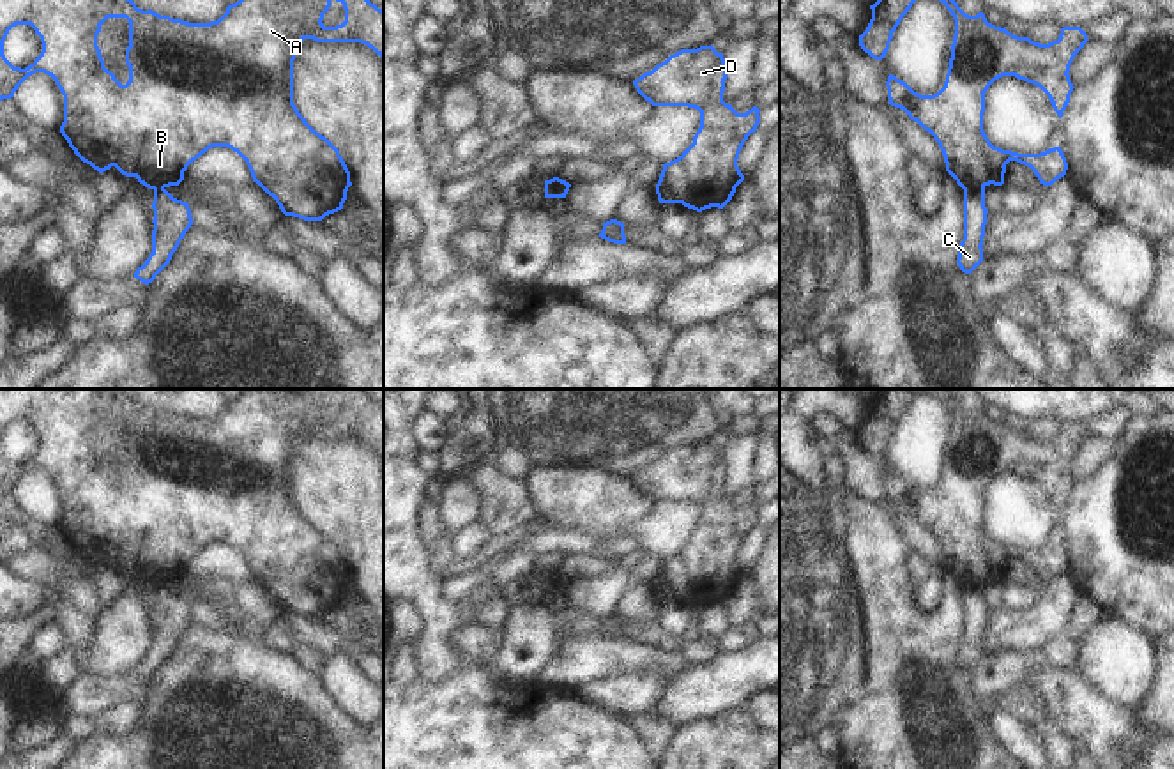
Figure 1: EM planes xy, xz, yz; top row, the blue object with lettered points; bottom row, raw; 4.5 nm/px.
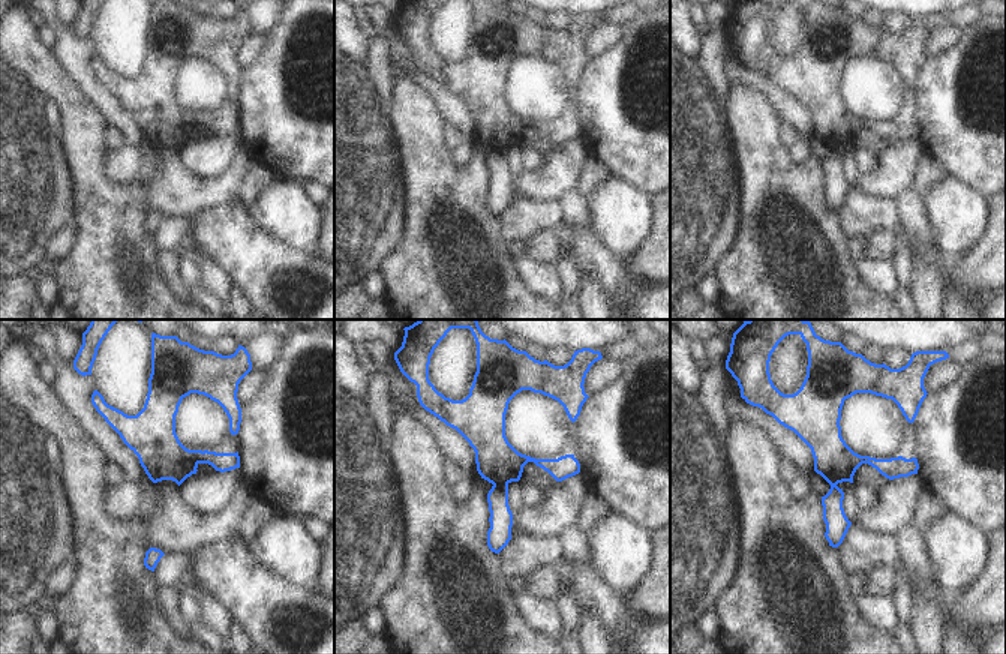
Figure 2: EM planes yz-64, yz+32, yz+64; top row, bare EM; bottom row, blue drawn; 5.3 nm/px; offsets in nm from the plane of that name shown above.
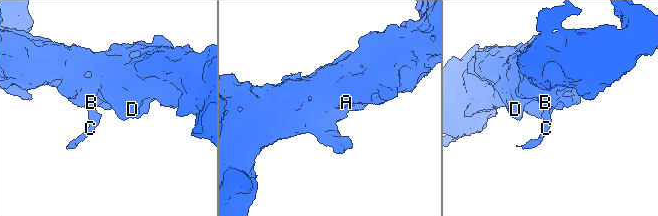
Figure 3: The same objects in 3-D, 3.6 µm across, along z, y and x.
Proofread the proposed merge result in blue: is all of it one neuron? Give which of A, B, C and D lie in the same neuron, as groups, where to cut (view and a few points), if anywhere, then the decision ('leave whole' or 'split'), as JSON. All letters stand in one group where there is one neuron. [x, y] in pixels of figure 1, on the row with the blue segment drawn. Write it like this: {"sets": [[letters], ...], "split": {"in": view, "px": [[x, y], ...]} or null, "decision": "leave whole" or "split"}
{"sets": [["A", "B", "D"], ["C"]], "split": {"in": "yz", "px": [[983, 184], [973, 184], [964, 190]]}, "decision": "split"}

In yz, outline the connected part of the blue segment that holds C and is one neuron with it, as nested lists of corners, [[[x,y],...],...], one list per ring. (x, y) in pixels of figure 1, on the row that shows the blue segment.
[[[985,186],[964,189],[964,239],[958,247],[957,263],[962,272],[971,274],[983,262],[983,237],[987,225]]]

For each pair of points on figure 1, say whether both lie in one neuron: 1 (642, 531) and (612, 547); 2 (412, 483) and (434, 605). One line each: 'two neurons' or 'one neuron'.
1: two neurons
2: one neuron

